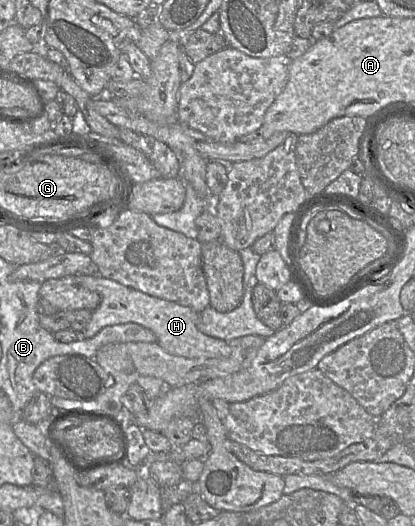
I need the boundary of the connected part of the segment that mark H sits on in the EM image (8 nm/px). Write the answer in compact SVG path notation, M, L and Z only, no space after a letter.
M94 271L73 275L79 275L79 284L101 296L101 303L93 310L85 329L78 333L79 338L92 338L106 326L137 323L151 330L157 337L157 343L172 355L185 358L226 358L231 355L228 342L199 331L199 313L192 308L125 286Z

